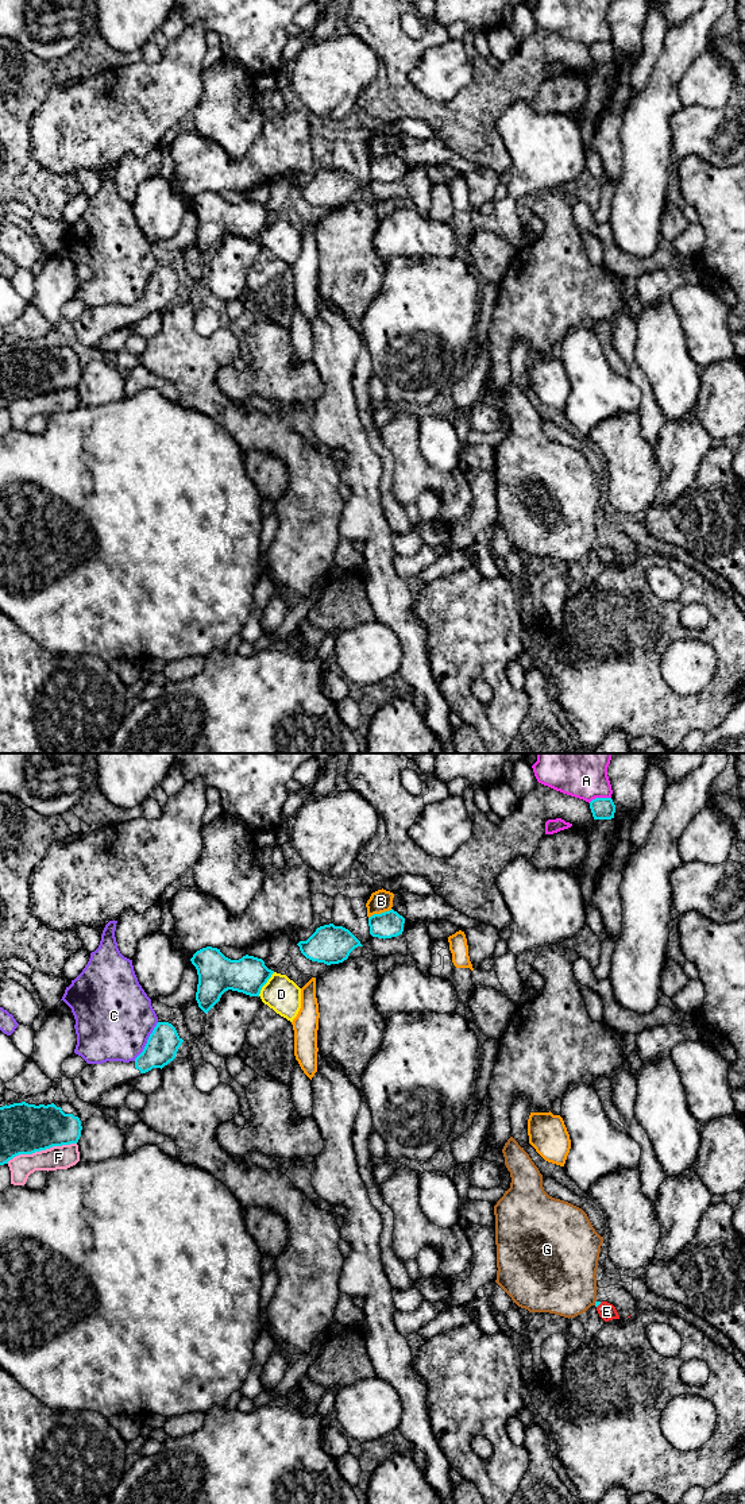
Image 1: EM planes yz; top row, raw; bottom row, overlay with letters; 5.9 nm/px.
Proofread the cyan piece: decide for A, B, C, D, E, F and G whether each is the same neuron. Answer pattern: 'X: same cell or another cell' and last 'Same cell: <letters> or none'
A: another cell
B: another cell
C: another cell
D: another cell
E: same cell
F: another cell
G: another cell
Same cell: E

